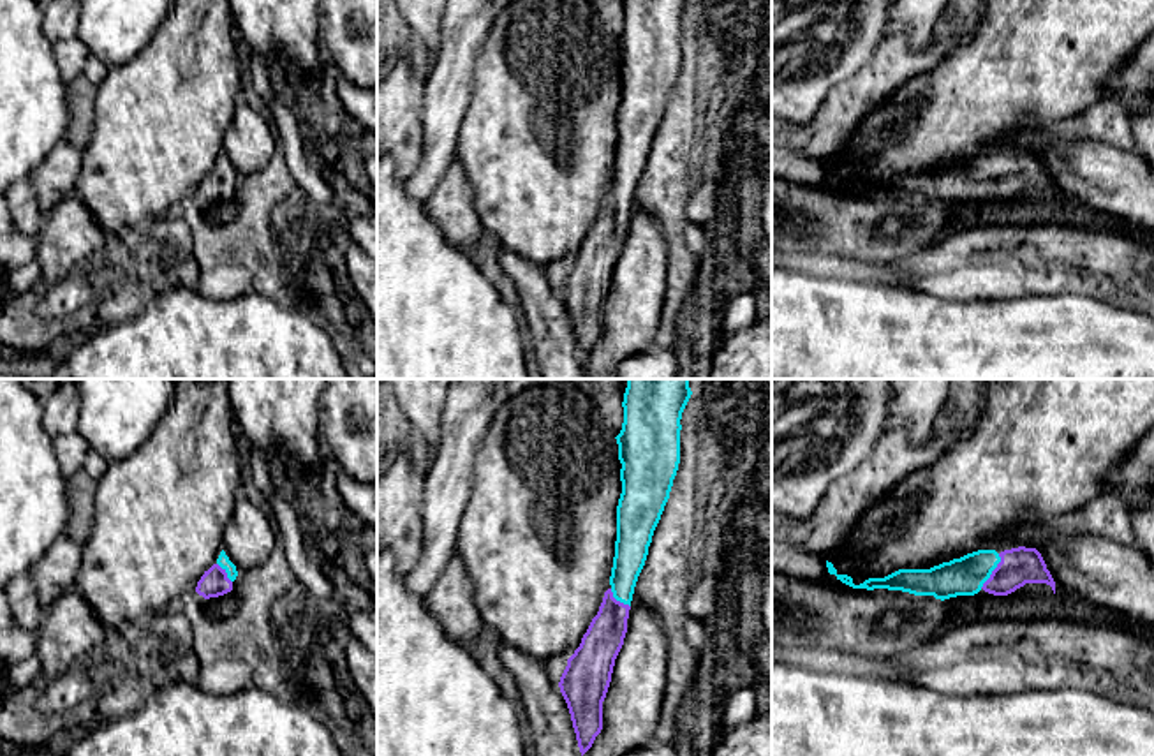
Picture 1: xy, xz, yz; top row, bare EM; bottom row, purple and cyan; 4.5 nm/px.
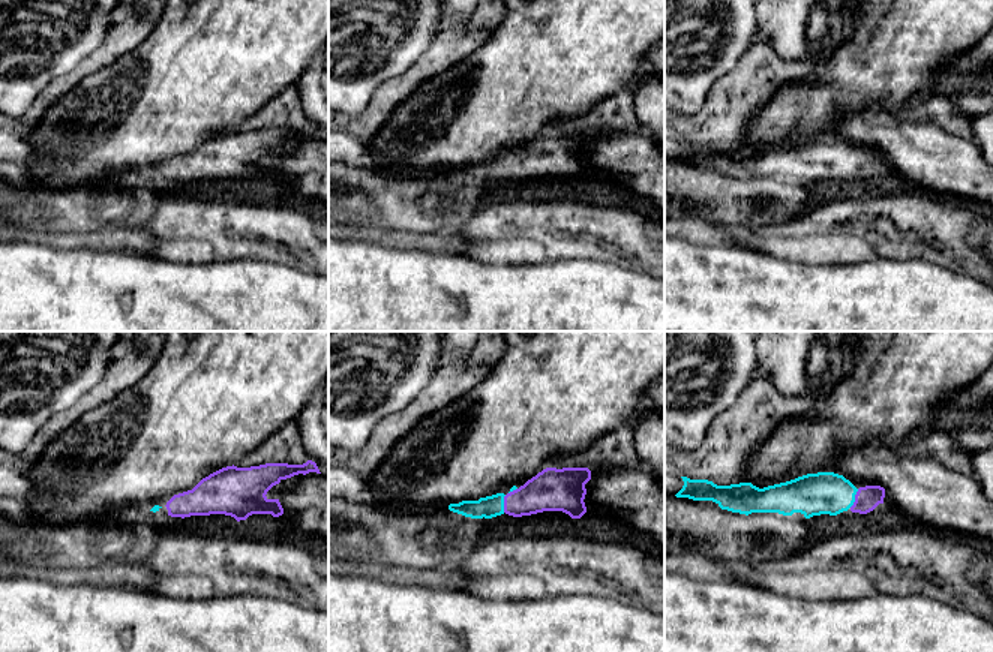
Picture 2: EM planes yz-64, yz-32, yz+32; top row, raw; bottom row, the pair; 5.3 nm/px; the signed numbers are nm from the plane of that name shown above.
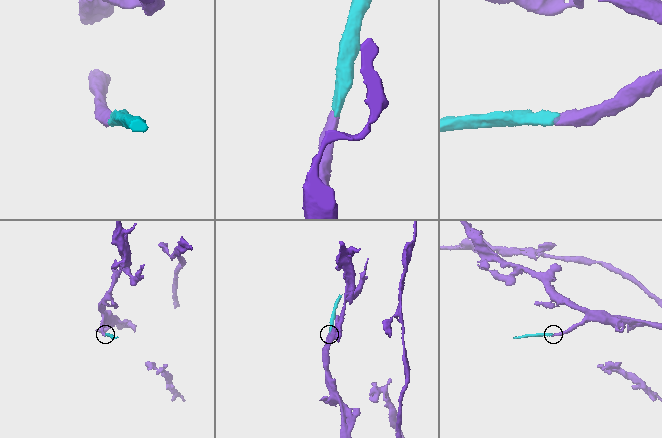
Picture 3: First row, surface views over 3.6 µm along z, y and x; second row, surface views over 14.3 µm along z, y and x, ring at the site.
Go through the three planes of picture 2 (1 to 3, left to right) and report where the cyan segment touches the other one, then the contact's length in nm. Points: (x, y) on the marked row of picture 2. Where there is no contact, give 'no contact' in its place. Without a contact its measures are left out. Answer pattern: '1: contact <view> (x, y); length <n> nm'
1: no contact
2: contact yz-32 (504, 504); length 100 nm
3: contact yz+32 (855, 498); length 120 nm

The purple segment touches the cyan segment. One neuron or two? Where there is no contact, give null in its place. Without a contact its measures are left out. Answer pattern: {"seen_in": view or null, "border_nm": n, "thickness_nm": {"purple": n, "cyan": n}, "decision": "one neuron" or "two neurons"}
{"seen_in": "yz", "border_nm": 180, "thickness_nm": {"purple": 170, "cyan": 180}, "decision": "one neuron"}

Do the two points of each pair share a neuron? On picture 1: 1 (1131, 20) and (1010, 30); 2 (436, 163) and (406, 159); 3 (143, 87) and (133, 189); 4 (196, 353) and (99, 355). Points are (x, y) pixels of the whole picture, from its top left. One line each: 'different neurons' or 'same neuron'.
1: same neuron
2: different neurons
3: same neuron
4: same neuron

